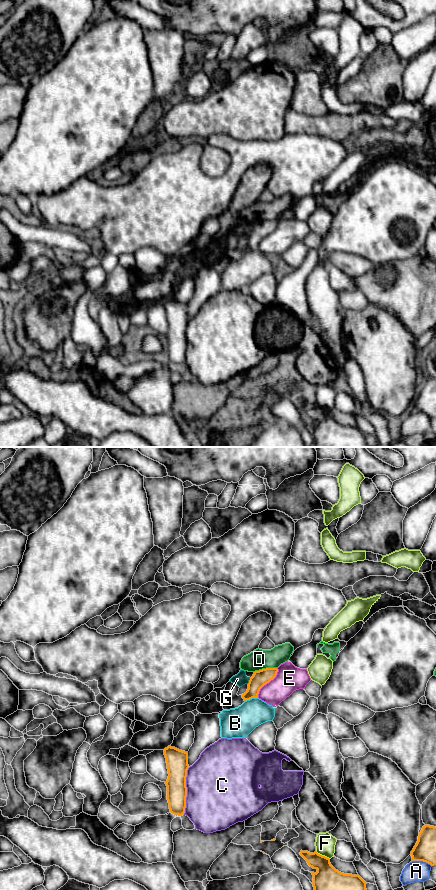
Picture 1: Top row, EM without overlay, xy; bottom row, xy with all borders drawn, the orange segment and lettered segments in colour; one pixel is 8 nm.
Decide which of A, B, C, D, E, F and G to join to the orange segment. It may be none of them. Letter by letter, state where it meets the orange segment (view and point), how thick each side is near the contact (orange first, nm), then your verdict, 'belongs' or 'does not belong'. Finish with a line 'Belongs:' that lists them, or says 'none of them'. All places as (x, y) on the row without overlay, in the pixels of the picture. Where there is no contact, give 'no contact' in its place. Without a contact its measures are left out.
A: meets orange in xy at (421, 412); 180 nm thick on the orange side, 180 nm on the other; does not belong
B: meets orange in xy at (251, 250); 130 nm thick on the orange side, 240 nm on the other; does not belong
C: meets orange in xy at (186, 343); 180 nm thick on the orange side, 500 nm on the other; does not belong
D: meets orange in xy at (266, 220); 130 nm thick on the orange side, 170 nm on the other; does not belong
E: meets orange in xy at (267, 234); 130 nm thick on the orange side, 220 nm on the other; does not belong
F: meets orange in xy at (321, 407); 260 nm thick on the orange side, 160 nm on the other; does not belong
G: meets orange in xy at (249, 233); 130 nm thick on the orange side, 100 nm on the other; does not belong
Belongs: none of them

